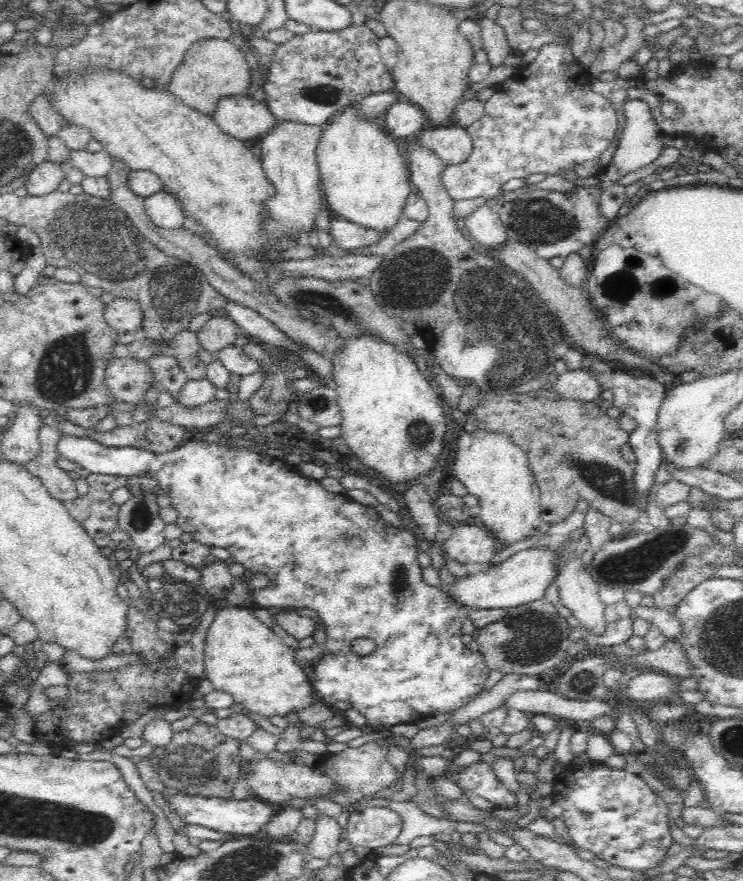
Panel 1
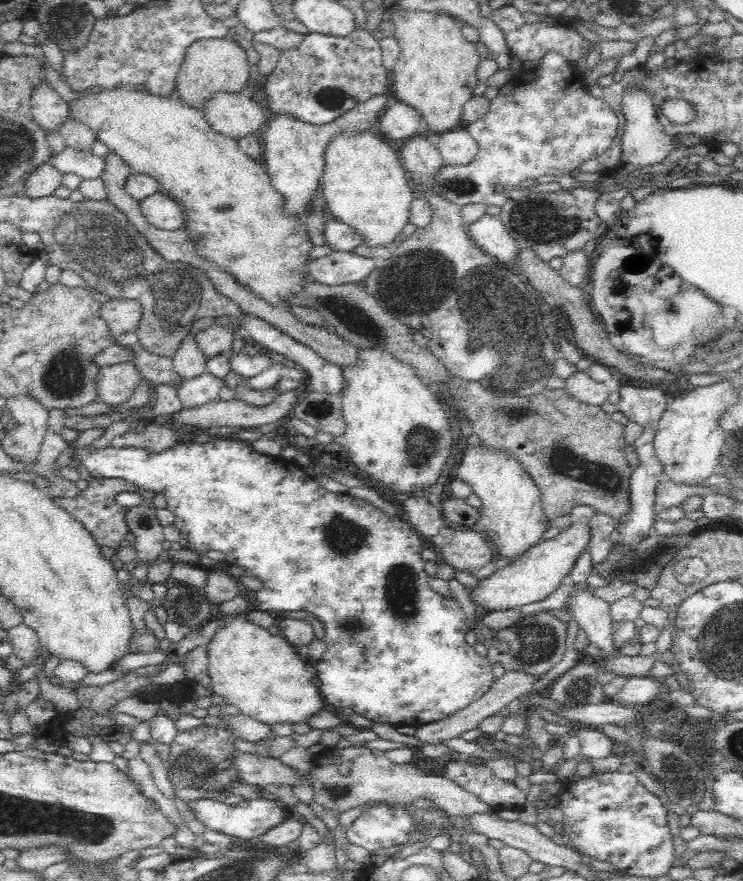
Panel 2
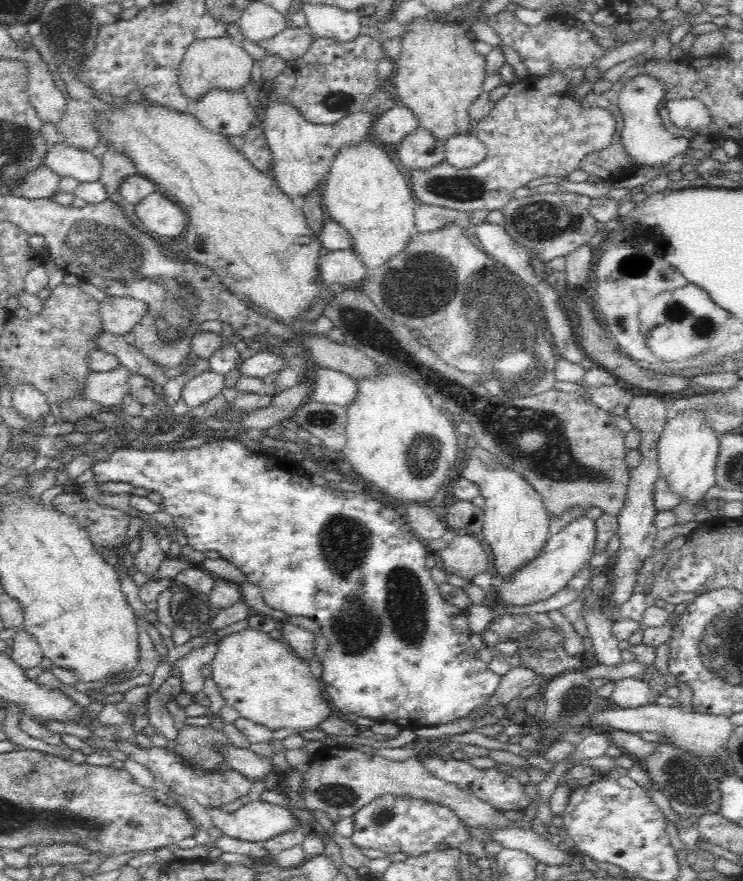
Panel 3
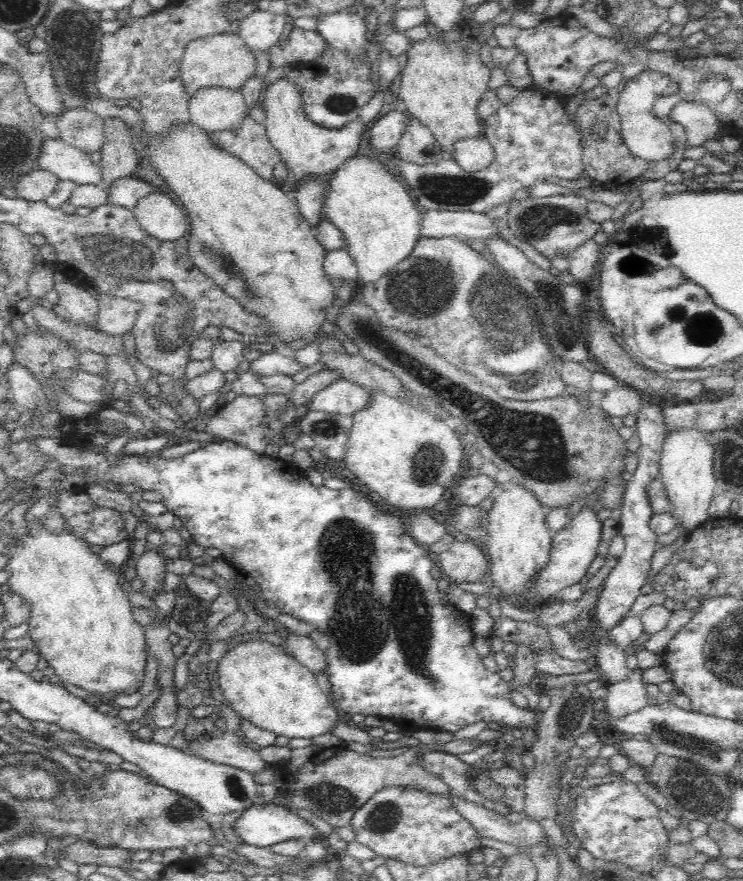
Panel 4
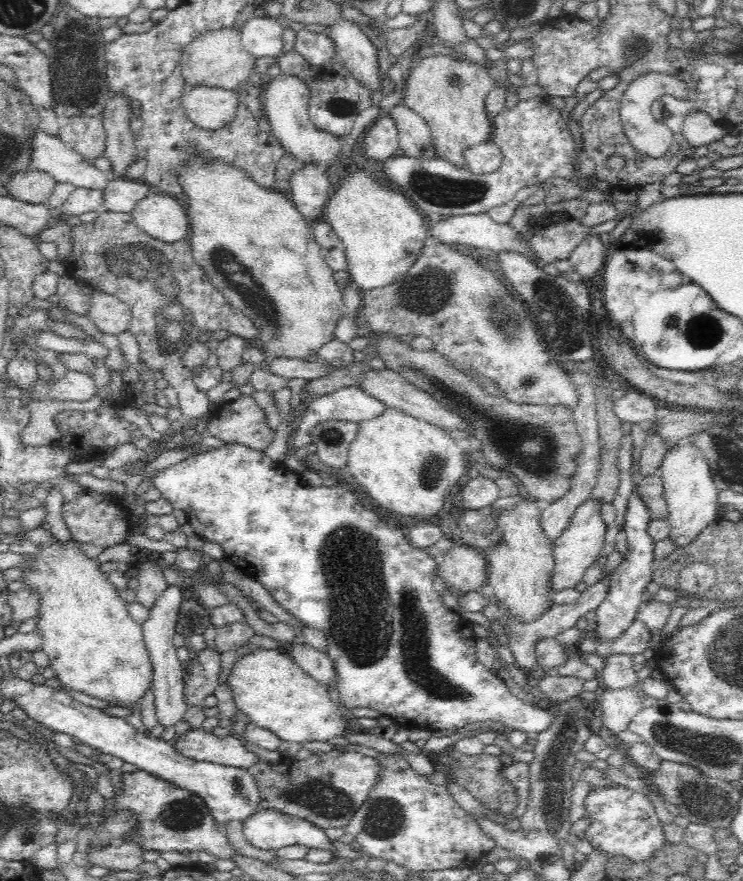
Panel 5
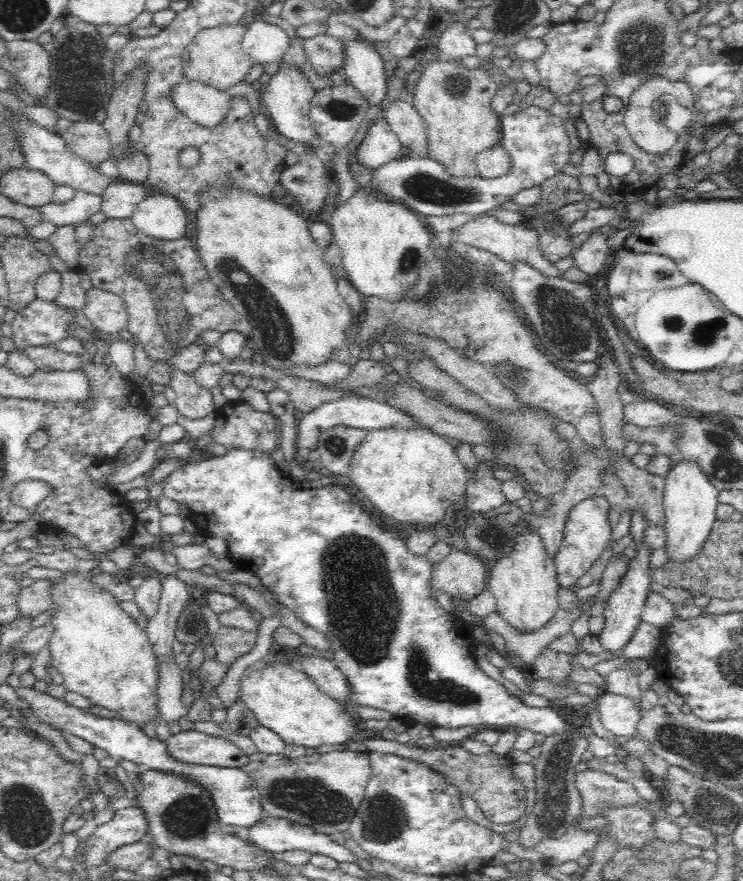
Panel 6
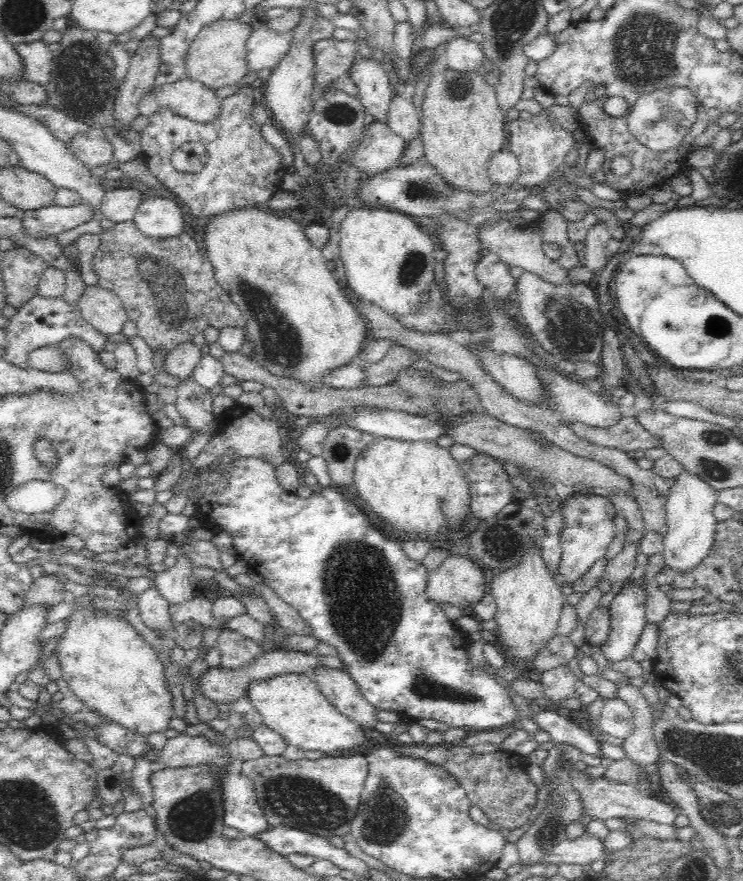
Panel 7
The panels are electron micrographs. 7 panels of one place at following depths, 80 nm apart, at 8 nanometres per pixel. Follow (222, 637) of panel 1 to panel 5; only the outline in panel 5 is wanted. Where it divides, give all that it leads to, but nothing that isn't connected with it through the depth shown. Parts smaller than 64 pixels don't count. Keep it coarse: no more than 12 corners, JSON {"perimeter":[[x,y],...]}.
{"perimeter":[[310,643],[235,658],[238,712],[281,741],[342,737],[332,659]]}

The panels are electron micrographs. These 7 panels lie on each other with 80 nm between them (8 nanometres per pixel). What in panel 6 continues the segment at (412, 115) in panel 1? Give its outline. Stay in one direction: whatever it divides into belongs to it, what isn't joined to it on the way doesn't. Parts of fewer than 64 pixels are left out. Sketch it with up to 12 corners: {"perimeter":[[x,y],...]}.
{"perimeter":[[381,115],[367,129],[355,163],[374,170],[404,155]]}

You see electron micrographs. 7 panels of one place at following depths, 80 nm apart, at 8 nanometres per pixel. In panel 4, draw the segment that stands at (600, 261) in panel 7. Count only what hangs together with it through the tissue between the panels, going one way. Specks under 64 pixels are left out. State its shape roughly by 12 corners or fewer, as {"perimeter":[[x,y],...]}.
{"perimeter":[[593,240],[581,244],[568,259],[574,283],[595,276],[600,256]]}

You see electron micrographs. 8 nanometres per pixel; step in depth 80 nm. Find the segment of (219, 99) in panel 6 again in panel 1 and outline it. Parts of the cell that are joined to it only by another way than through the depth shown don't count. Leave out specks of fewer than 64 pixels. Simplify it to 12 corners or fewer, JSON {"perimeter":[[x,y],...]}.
{"perimeter":[[250,93],[222,100],[211,116],[245,142],[281,120]]}

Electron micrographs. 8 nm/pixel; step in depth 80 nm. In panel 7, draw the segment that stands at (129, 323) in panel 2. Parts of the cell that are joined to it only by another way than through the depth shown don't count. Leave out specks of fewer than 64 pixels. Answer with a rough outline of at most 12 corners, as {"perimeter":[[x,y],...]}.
{"perimeter":[[95,285],[78,304],[82,319],[107,337],[128,320],[117,294]]}

